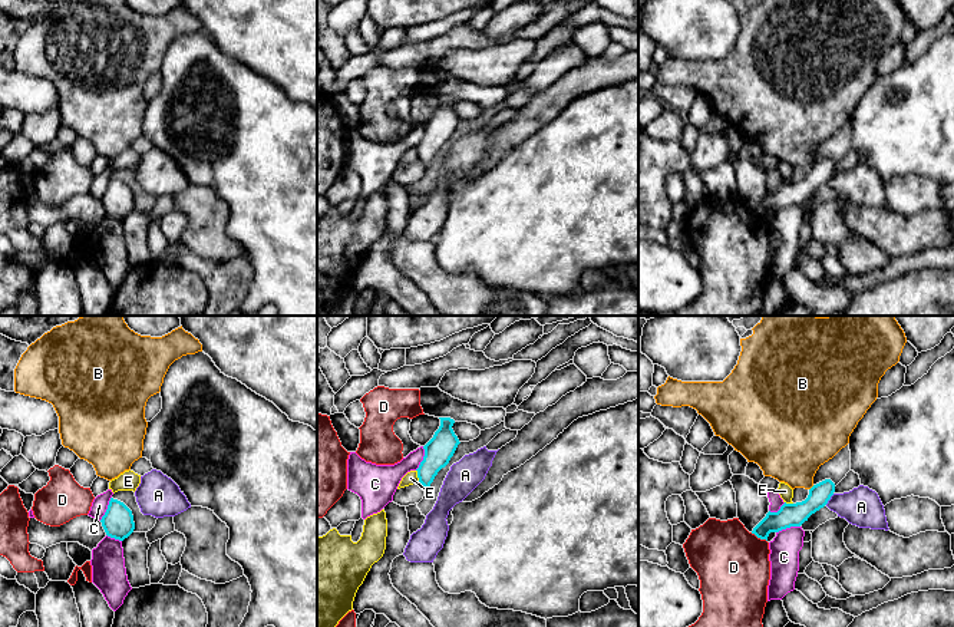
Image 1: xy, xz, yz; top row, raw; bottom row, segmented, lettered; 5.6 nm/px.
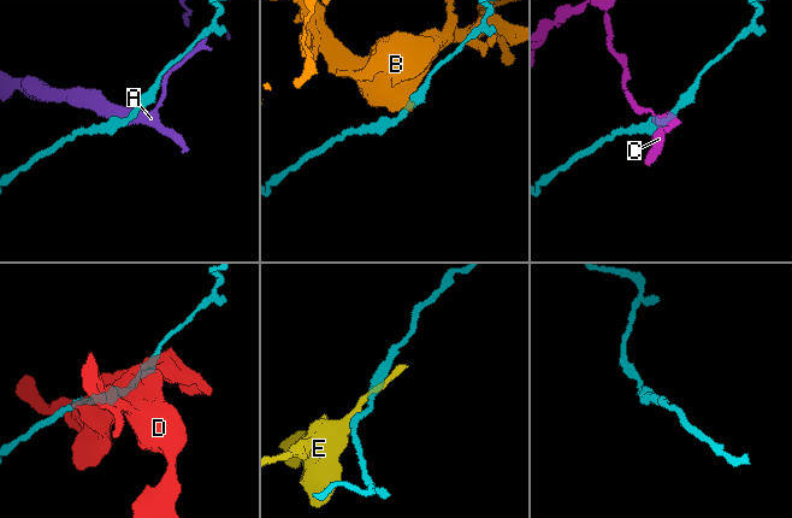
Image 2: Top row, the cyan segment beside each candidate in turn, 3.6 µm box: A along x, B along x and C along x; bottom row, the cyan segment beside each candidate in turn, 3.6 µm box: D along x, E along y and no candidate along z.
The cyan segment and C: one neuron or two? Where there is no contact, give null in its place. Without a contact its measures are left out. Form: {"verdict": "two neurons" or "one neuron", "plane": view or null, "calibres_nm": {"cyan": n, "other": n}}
{"verdict": "two neurons", "plane": "xz", "calibres_nm": {"cyan": 160, "other": 160}}

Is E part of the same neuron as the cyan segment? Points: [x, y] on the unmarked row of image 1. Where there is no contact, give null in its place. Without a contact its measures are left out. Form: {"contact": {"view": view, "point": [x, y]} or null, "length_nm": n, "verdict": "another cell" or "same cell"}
{"contact": {"view": "xz", "point": [418, 154]}, "length_nm": 70, "verdict": "another cell"}

